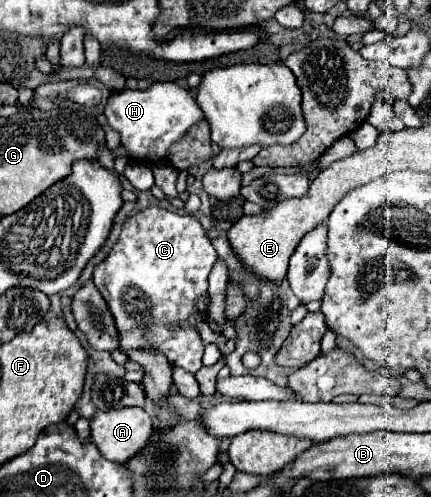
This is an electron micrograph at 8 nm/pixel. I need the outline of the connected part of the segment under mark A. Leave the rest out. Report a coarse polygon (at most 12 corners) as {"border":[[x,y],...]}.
{"border":[[144,408],[96,410],[94,444],[120,464],[154,434]]}

